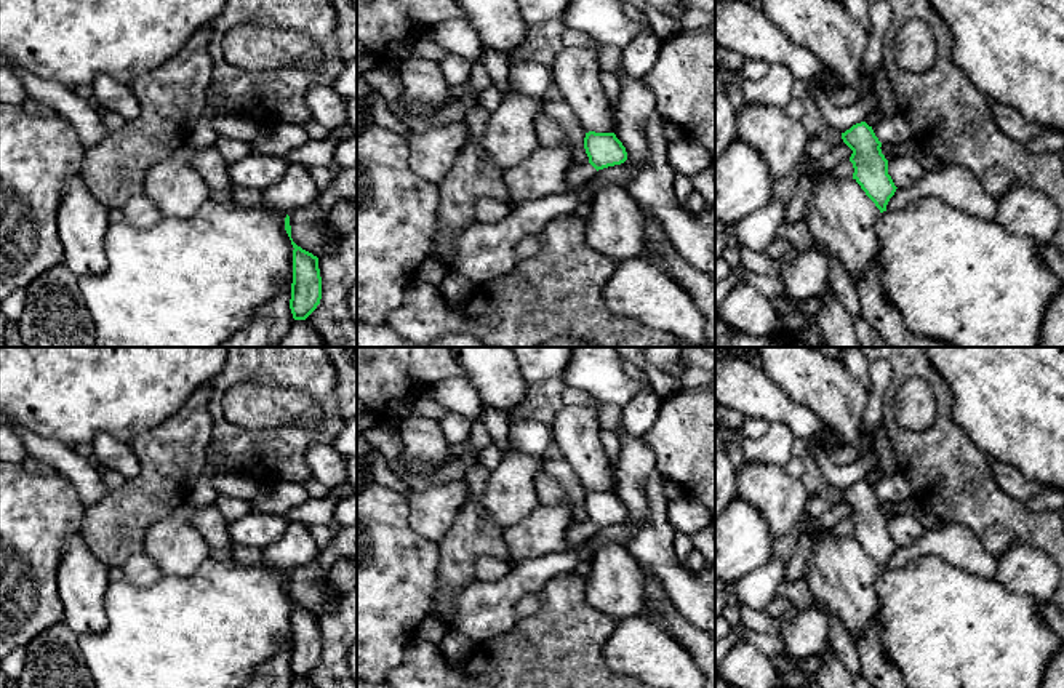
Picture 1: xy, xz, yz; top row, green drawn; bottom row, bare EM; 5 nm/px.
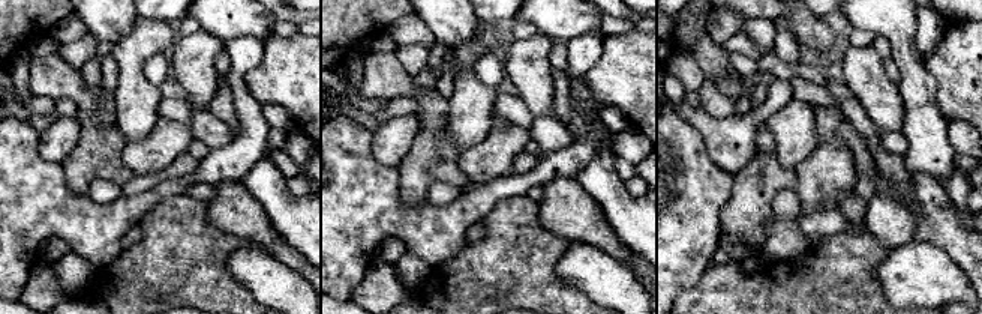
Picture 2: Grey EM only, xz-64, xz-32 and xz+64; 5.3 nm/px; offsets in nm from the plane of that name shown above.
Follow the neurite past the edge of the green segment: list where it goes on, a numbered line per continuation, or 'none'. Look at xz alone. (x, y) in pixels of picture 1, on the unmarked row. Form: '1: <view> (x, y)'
1: xz (578, 533)

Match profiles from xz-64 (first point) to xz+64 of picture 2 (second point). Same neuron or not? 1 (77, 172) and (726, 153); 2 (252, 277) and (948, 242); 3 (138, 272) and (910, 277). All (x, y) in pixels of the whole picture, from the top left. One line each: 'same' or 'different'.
1: different
2: different
3: different

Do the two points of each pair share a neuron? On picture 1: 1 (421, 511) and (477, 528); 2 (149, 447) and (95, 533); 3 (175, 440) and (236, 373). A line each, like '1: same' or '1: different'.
1: different
2: same
3: different

